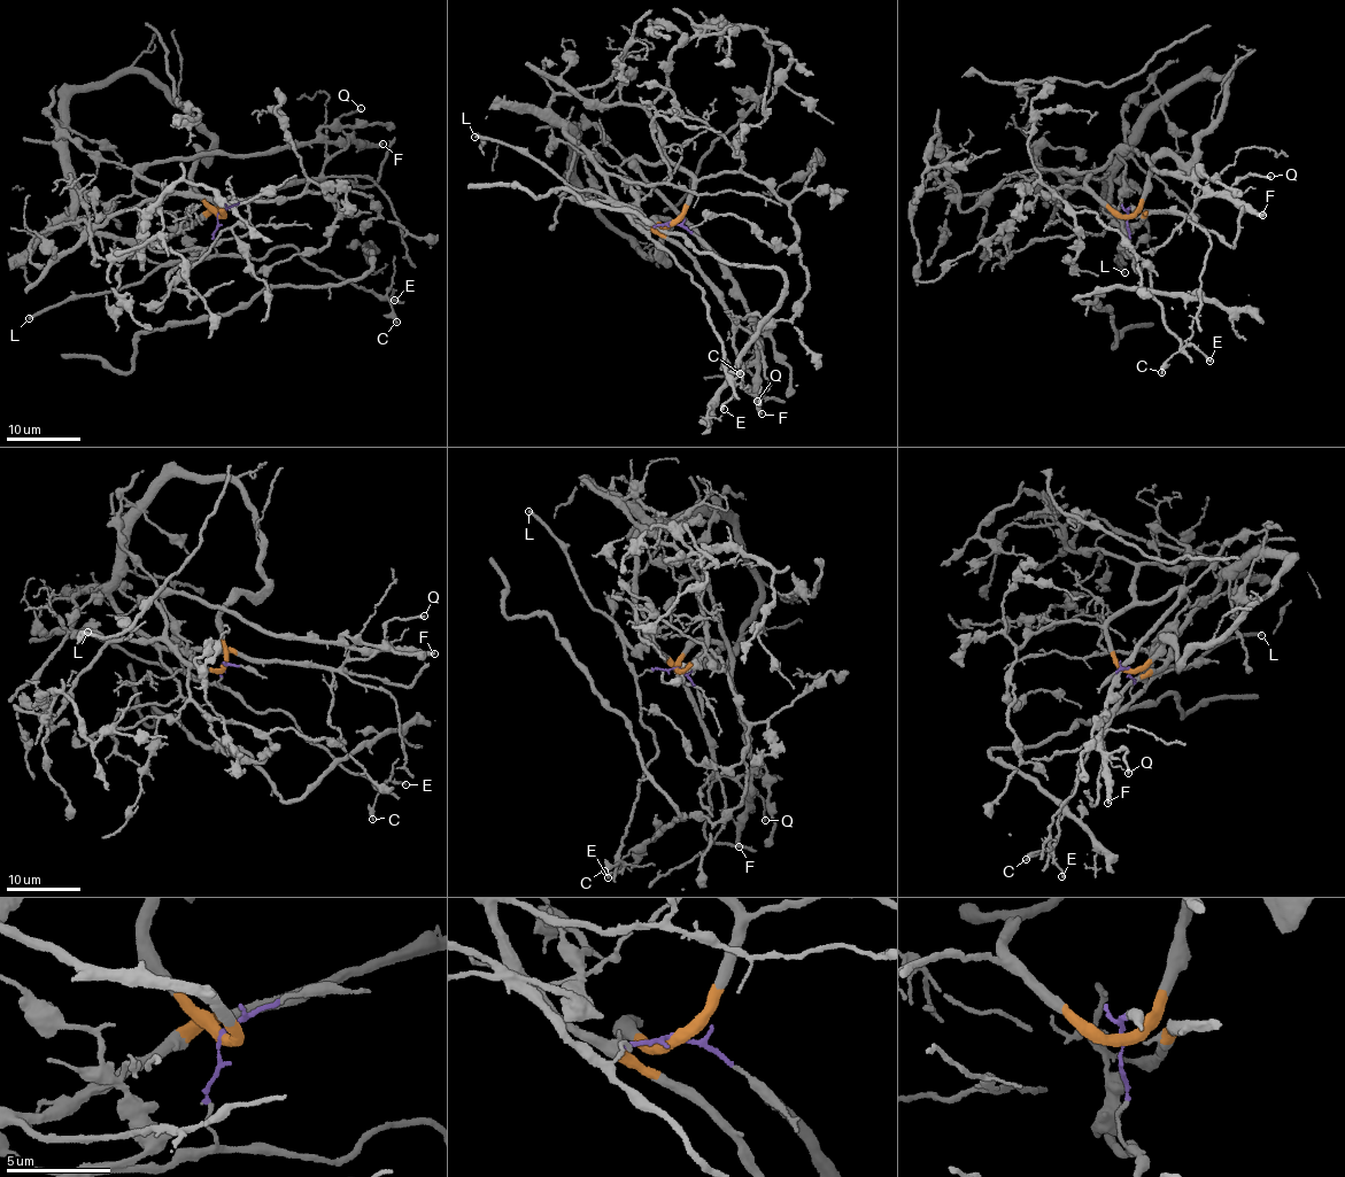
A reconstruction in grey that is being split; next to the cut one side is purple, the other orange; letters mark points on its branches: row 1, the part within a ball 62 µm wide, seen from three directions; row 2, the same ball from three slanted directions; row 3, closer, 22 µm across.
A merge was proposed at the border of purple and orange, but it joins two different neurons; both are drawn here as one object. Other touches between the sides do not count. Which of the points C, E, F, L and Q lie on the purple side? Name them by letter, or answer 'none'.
C, E, L

